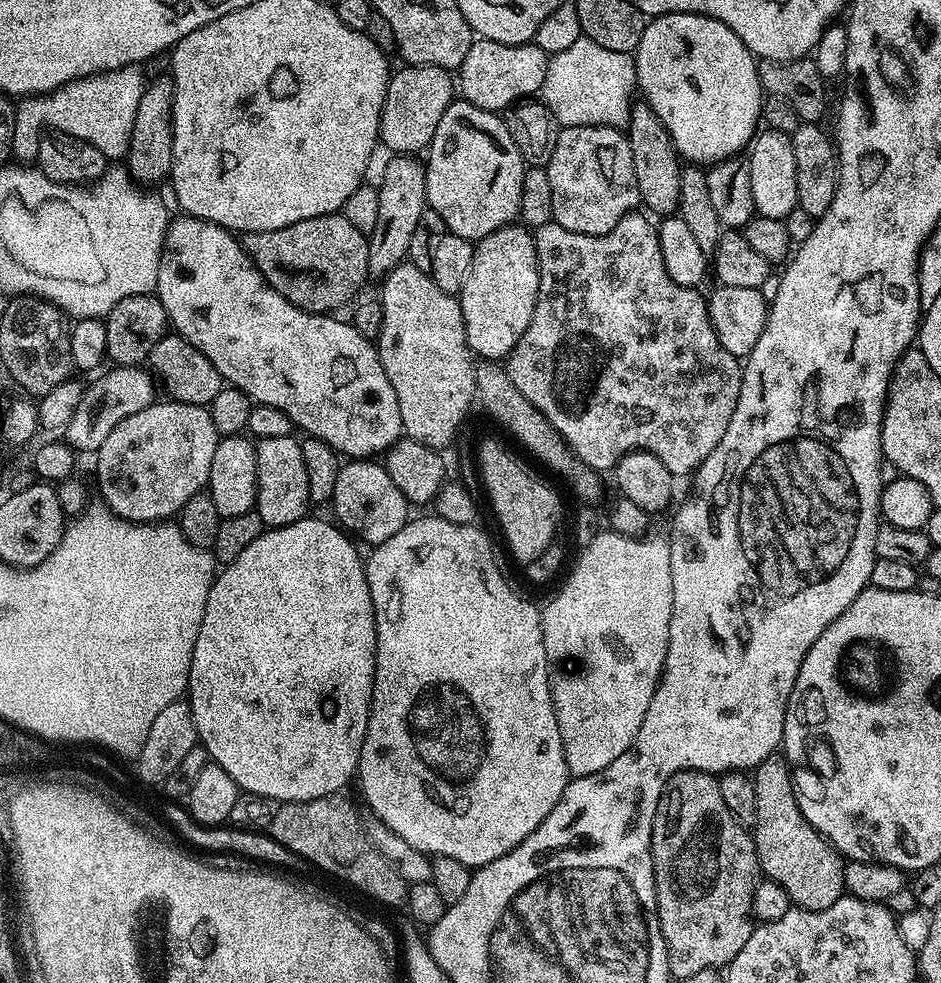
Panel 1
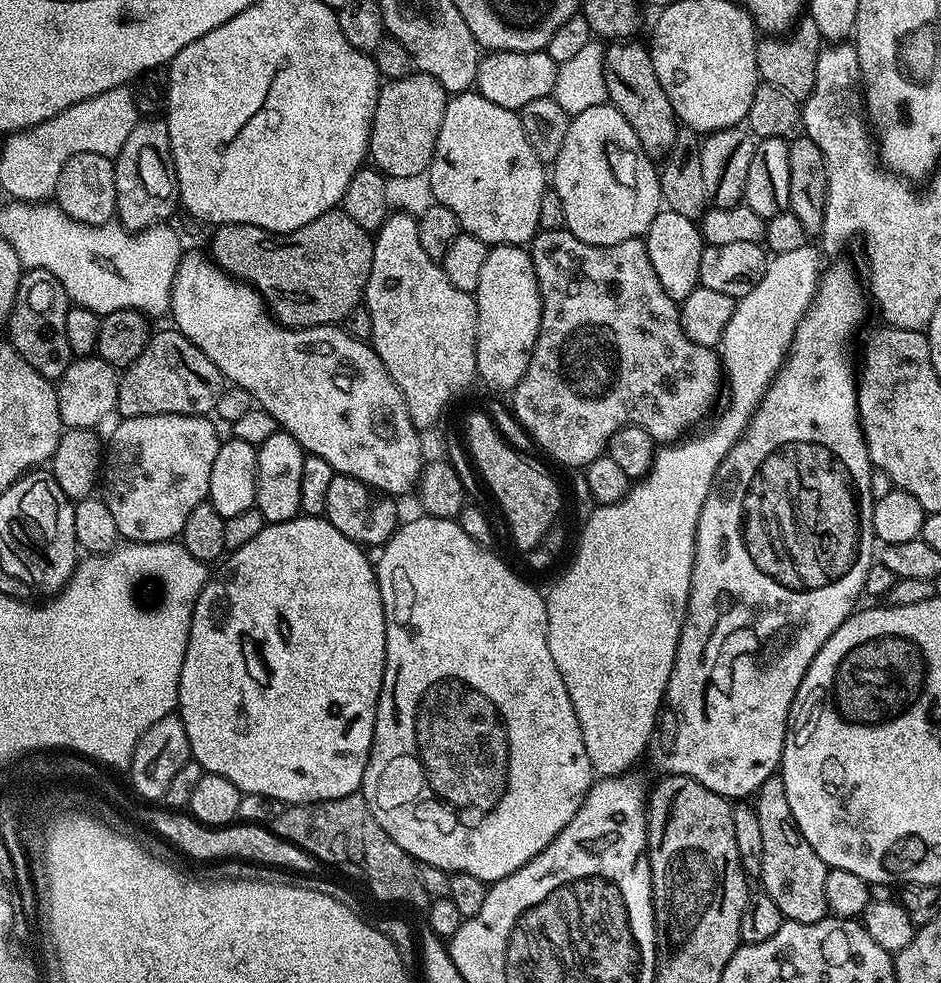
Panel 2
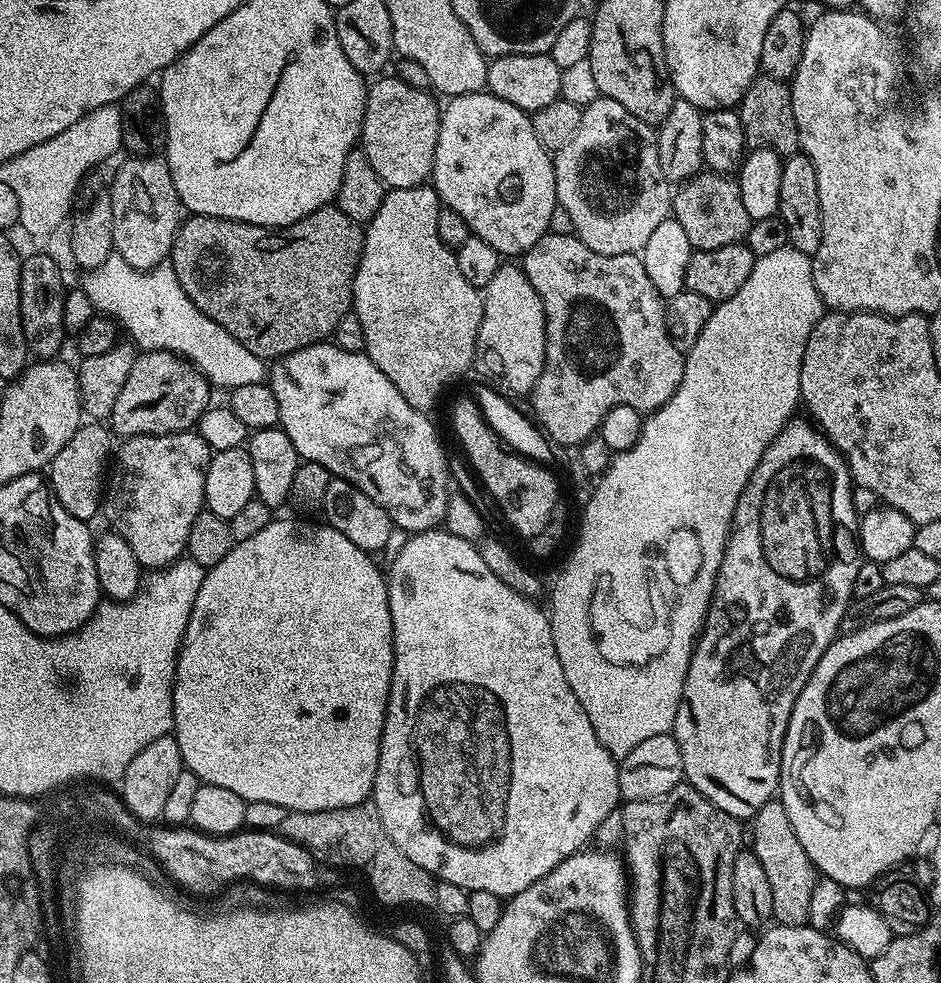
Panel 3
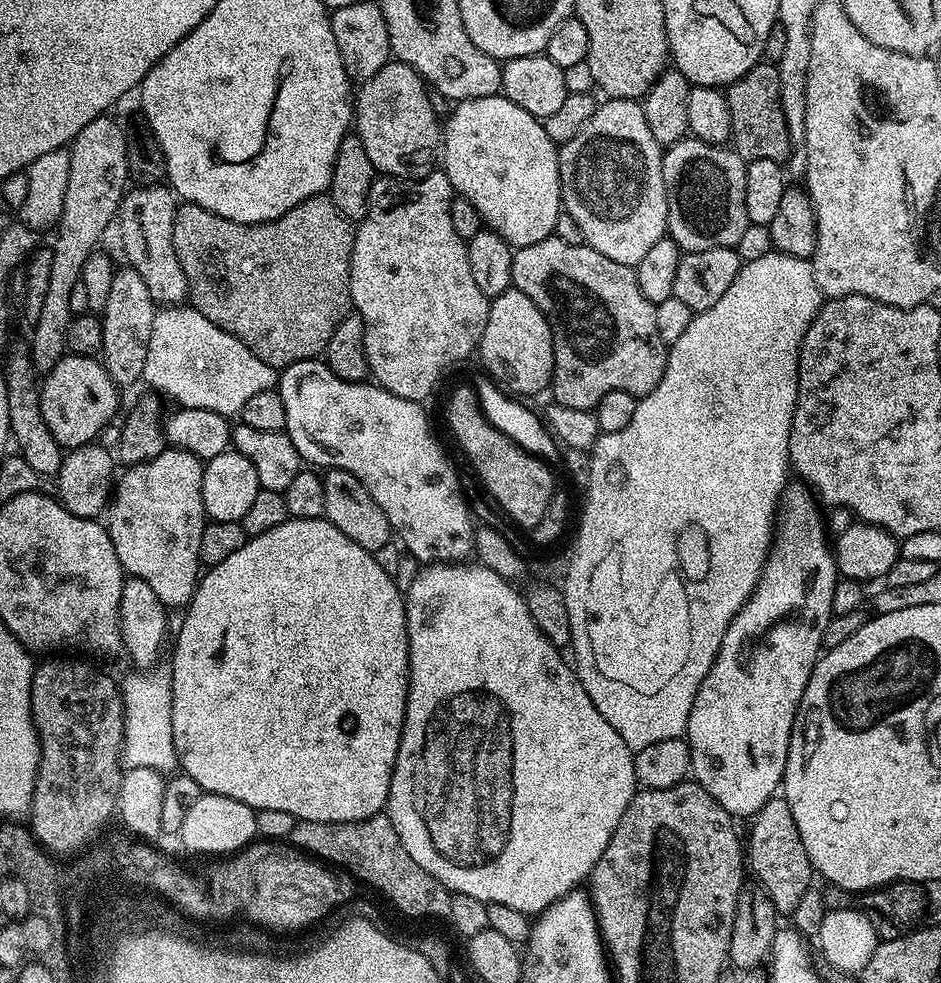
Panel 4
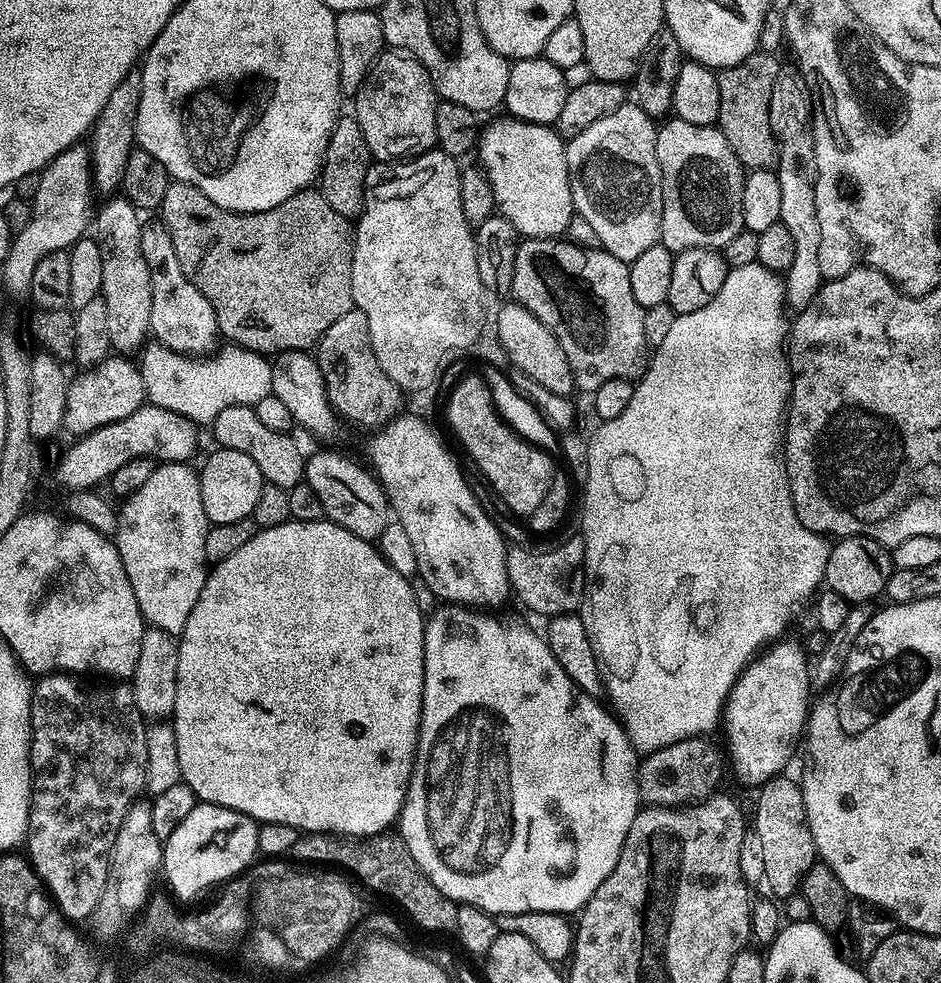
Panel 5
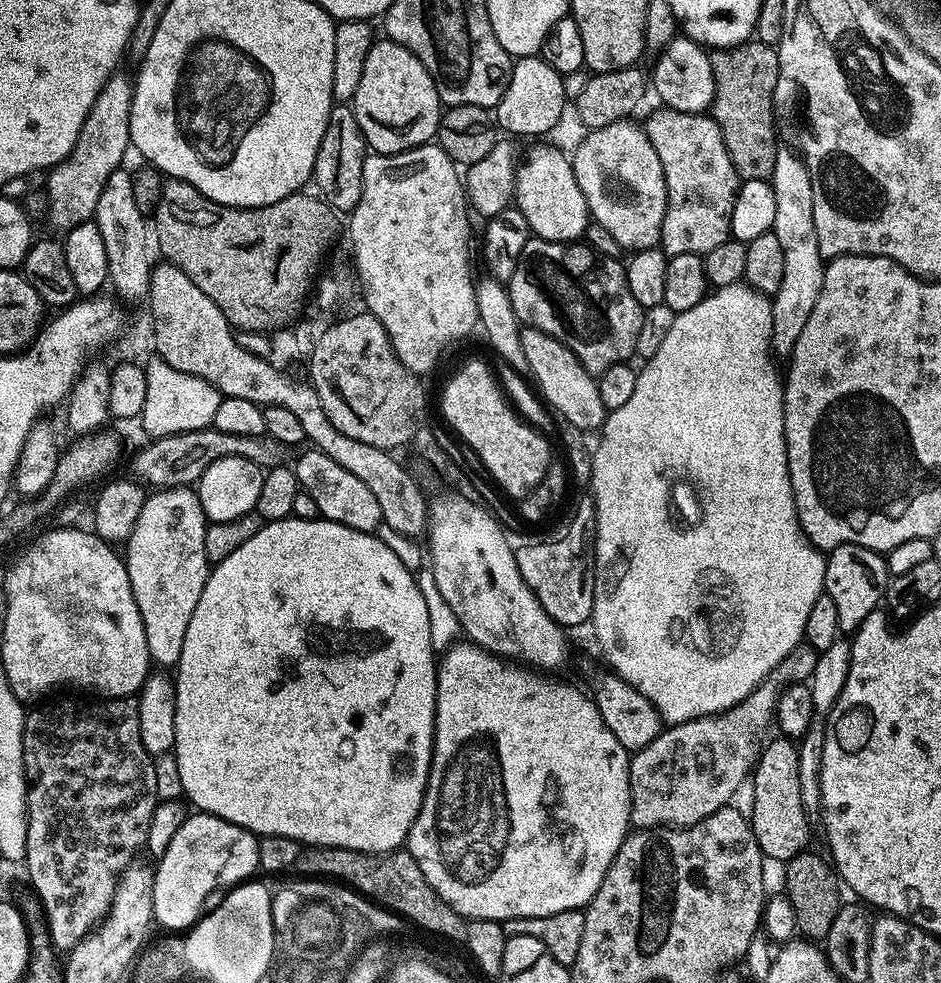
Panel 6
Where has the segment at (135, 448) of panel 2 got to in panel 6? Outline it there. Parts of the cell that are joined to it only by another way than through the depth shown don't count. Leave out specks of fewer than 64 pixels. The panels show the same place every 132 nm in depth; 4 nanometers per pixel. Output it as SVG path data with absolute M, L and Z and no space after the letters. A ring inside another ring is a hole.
M191 487L162 488L145 499L142 514L138 514L138 522L123 545L123 562L128 567L138 614L142 614L153 665L175 666L180 660L186 626L190 626L194 606L198 606L208 581L210 565L204 539L209 523L199 495Z

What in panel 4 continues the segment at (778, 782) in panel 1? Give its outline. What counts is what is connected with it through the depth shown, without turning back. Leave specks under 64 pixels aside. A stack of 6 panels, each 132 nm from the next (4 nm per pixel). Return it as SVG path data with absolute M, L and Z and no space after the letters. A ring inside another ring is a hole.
M777 794L772 799L759 808L755 816L751 817L752 833L746 836L746 860L750 865L755 879L760 887L766 890L766 894L774 902L777 913L790 914L794 906L798 906L798 901L802 894L806 894L808 888L813 887L814 869L810 858L806 854L806 846L802 846L802 838L798 834L798 826L794 826L794 814L790 814L790 806L784 801L783 795Z

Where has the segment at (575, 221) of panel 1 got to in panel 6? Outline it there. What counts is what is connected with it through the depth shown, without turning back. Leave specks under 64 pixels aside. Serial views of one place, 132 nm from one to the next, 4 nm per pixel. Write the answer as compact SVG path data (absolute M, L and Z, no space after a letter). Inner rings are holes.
M631 119L619 120L610 126L591 129L587 133L588 137L577 146L576 153L571 153L570 156L572 169L574 170L574 178L578 178L578 190L582 190L582 198L586 198L589 217L595 223L606 226L606 230L610 230L610 235L614 238L614 242L618 242L621 249L627 250L629 253L641 252L647 248L654 248L659 245L660 235L662 234L662 222L668 209L668 191L666 190L666 182L664 181L662 162L658 162L658 154L654 154L654 146L650 146L650 138L645 134L643 127L639 123L632 123L633 121Z

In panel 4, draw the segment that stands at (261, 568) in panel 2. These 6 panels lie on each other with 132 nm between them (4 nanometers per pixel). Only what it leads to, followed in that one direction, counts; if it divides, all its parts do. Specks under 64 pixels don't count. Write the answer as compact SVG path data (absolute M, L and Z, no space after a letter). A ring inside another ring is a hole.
M326 518L319 520L294 520L286 519L282 526L274 526L274 530L266 530L266 534L249 538L226 562L218 562L211 565L201 575L196 592L192 601L183 609L184 621L180 628L175 629L176 645L172 648L172 725L174 726L174 746L176 747L176 758L183 775L194 778L198 782L201 793L213 792L226 798L234 798L238 802L246 802L246 806L257 810L286 810L286 814L294 814L297 820L309 820L310 822L354 822L362 818L379 816L385 811L388 802L388 791L390 790L390 778L394 770L394 762L398 758L398 742L404 725L406 714L406 698L408 697L408 627L406 626L406 610L404 609L405 593L400 592L393 580L393 573L383 568L376 561L377 557L367 552L358 542L350 542L338 526L334 526Z

